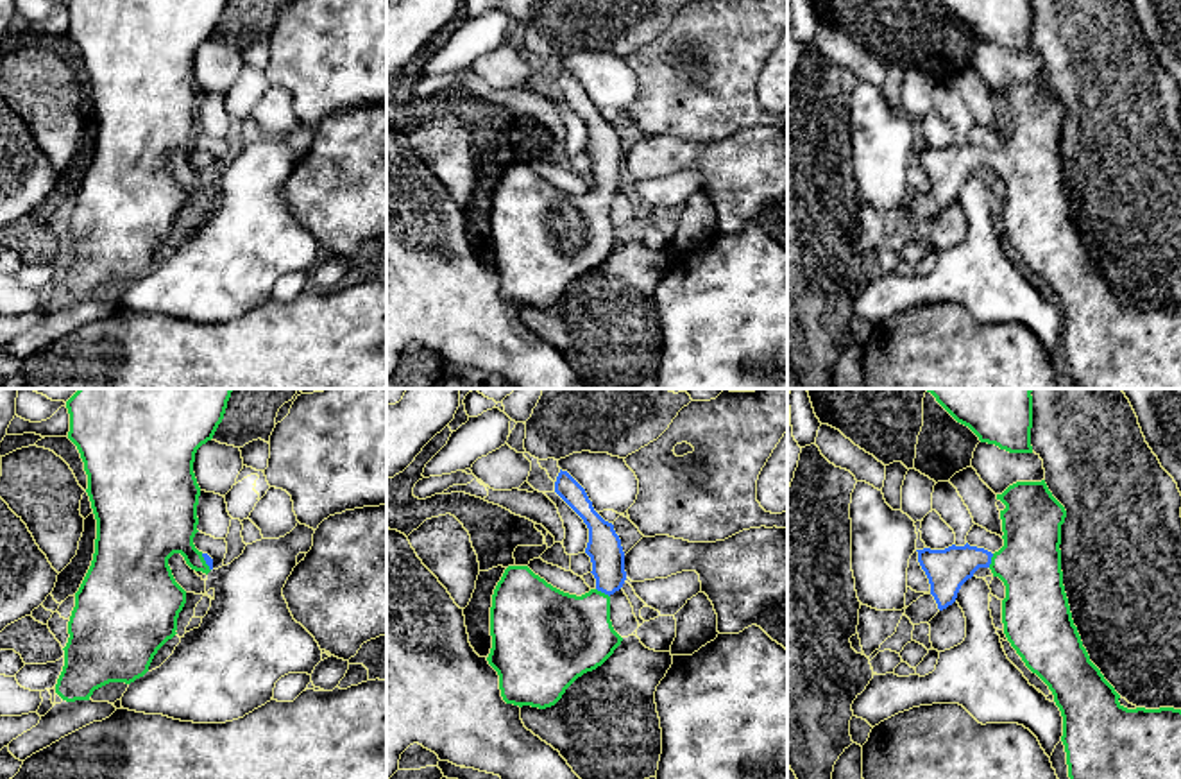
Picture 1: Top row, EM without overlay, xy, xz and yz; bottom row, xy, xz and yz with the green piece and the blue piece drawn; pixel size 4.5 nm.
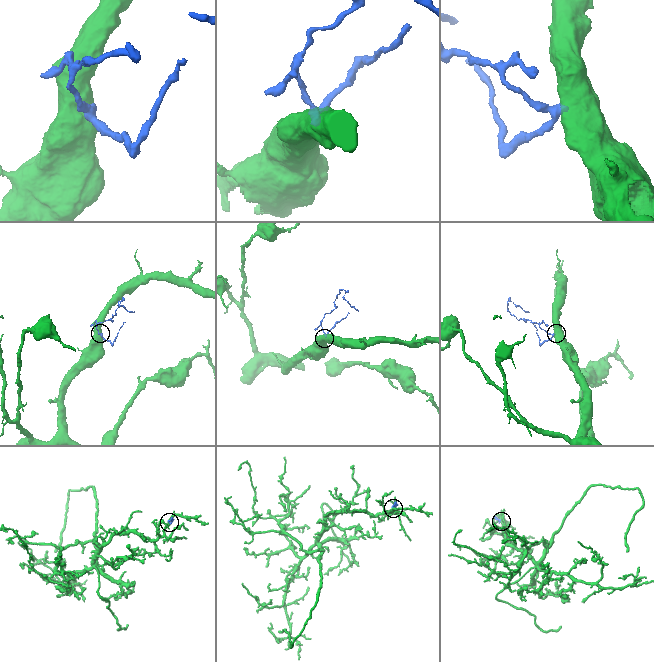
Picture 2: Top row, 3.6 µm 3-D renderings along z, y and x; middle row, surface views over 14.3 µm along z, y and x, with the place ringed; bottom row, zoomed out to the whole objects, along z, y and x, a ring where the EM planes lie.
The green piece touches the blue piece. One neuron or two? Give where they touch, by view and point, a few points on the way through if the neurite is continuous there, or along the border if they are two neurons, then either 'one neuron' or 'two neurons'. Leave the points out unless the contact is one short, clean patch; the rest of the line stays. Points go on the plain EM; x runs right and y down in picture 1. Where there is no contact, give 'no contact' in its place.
contact xz (603, 192); way xz (568, 235), (589, 214), (603, 192), (603, 145); one neuron

